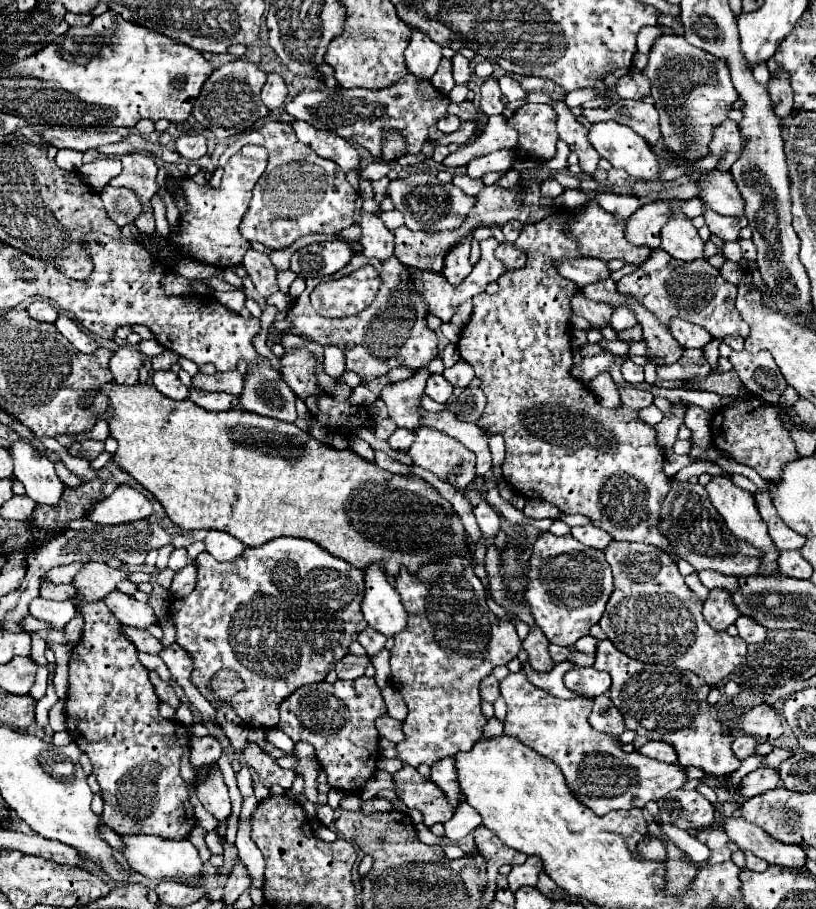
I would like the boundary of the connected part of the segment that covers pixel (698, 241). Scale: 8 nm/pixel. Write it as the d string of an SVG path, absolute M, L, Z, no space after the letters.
M673 217L661 229L661 249L681 261L703 259L705 241L699 237L691 219Z

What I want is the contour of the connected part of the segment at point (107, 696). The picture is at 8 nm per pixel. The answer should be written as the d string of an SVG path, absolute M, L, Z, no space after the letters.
M79 601L77 607L85 627L69 659L67 729L91 759L105 801L101 819L123 837L143 833L161 839L187 839L195 827L191 791L211 765L195 769L191 783L181 777L181 757L191 749L187 727L159 715L159 697L149 681L149 671L141 665L133 643L121 635L121 623L105 607L105 601Z

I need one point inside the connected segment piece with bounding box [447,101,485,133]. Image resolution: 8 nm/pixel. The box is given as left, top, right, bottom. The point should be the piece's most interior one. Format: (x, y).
(466, 111)

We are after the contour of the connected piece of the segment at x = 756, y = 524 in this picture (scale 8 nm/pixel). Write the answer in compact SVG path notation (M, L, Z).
M711 477L711 481L705 485L705 491L707 491L711 503L715 505L715 509L717 509L717 511L721 513L721 517L725 519L729 531L731 531L737 539L749 543L751 547L757 547L757 549L763 553L761 567L759 567L757 573L759 573L759 575L781 575L779 565L777 565L777 559L779 559L779 553L781 553L781 551L777 551L777 547L773 547L773 541L769 539L765 521L763 521L761 515L759 515L759 509L757 509L757 505L755 505L753 493L735 487L735 485L733 485L729 479L725 479L725 477Z

